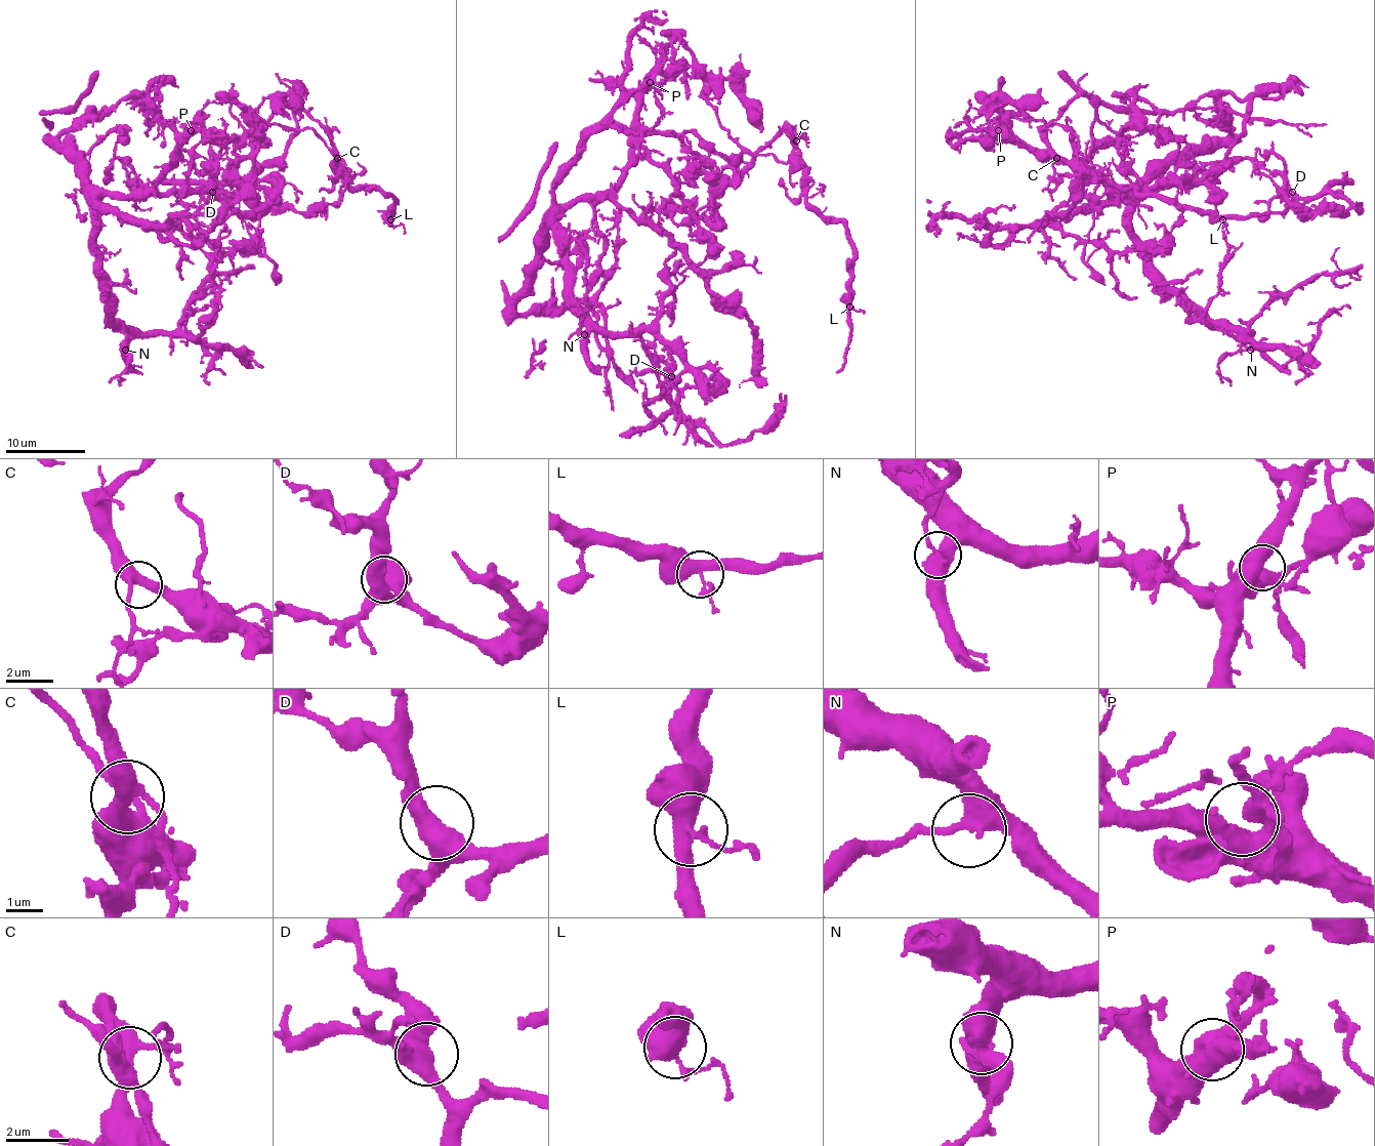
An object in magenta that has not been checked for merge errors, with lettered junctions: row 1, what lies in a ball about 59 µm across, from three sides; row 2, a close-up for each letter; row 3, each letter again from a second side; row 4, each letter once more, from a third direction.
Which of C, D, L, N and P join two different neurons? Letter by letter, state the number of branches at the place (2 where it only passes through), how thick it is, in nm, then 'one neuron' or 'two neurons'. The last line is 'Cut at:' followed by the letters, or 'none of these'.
C: 3 branches meet; 400 nm thick; one neuron
D: 2 branches meet; 550 nm thick; one neuron
L: 3 branches meet; 400 nm thick; one neuron
N: 2 branches meet; 480 nm thick; one neuron
P: 4 branches meet; 400 nm thick; one neuron
Cut at: none of these

